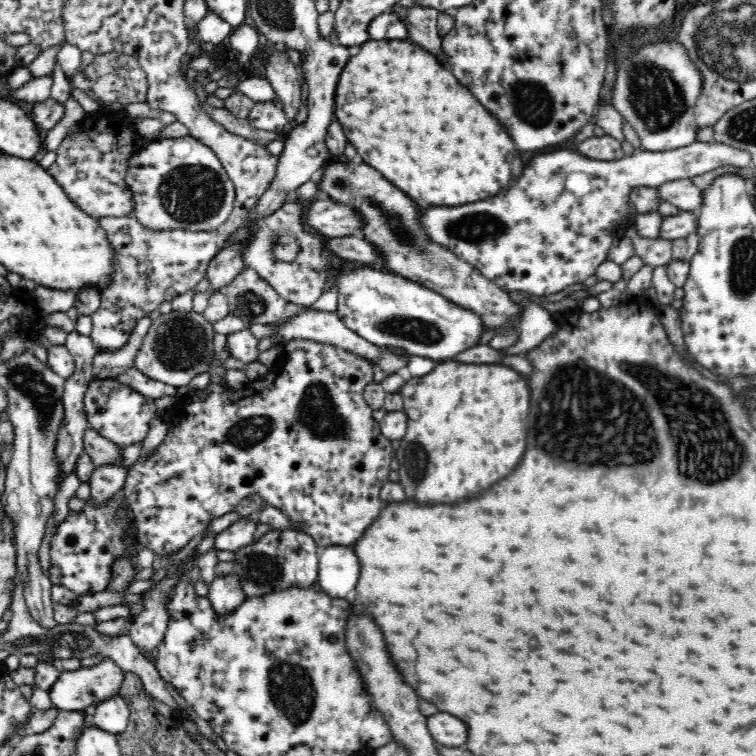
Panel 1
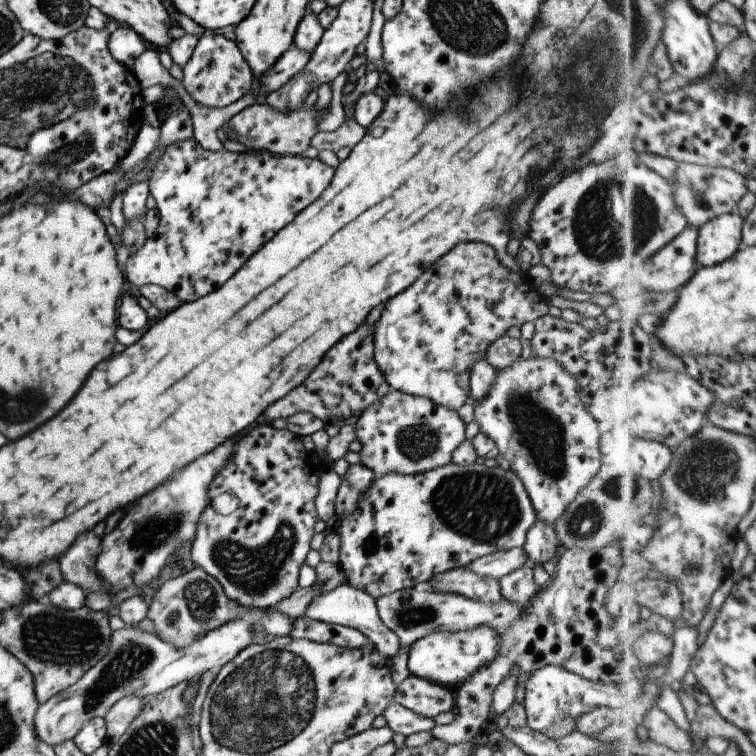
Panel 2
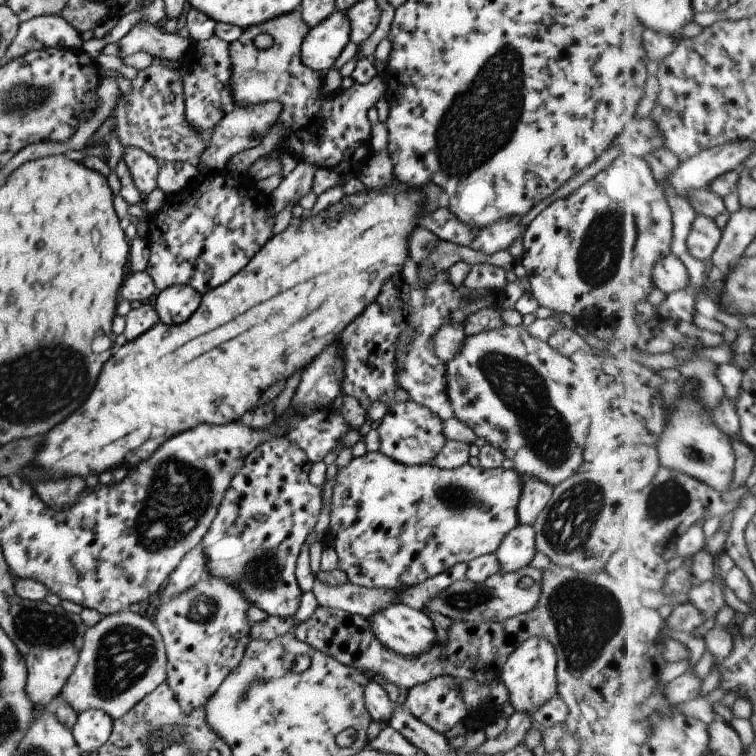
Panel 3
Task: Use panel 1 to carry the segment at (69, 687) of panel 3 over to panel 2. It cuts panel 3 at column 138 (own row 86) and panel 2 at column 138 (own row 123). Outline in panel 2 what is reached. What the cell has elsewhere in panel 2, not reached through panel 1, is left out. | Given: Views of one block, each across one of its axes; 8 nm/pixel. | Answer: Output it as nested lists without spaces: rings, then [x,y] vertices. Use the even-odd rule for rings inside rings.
[[[270,609],[270,612],[244,612],[240,618],[227,622],[204,635],[204,638],[186,646],[176,648],[154,633],[136,630],[136,626],[112,631],[108,654],[97,662],[78,682],[65,688],[48,702],[38,706],[34,712],[34,730],[36,736],[48,746],[56,746],[73,740],[78,731],[89,720],[106,716],[106,712],[118,700],[134,695],[140,698],[156,696],[182,681],[200,677],[209,668],[222,668],[234,656],[252,642],[252,636],[270,634],[274,638],[290,635],[294,620],[288,614]]]

